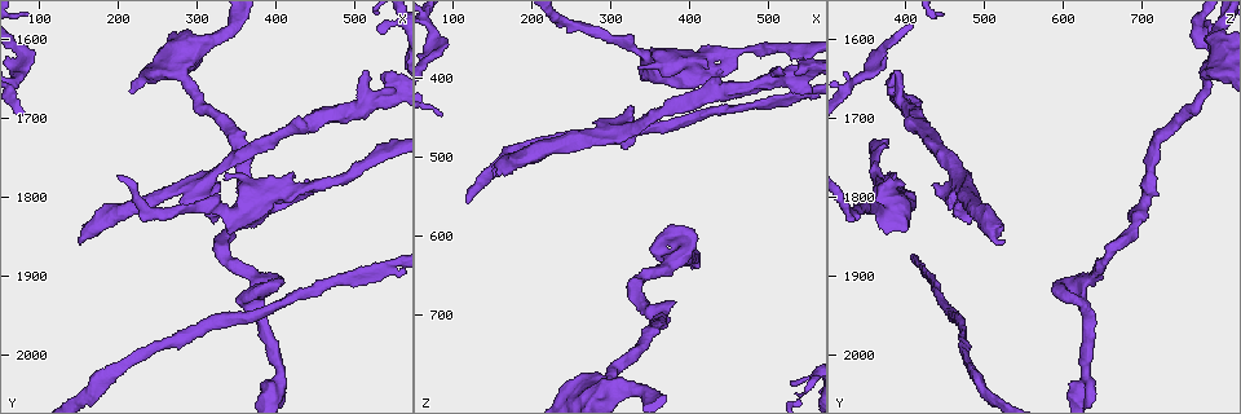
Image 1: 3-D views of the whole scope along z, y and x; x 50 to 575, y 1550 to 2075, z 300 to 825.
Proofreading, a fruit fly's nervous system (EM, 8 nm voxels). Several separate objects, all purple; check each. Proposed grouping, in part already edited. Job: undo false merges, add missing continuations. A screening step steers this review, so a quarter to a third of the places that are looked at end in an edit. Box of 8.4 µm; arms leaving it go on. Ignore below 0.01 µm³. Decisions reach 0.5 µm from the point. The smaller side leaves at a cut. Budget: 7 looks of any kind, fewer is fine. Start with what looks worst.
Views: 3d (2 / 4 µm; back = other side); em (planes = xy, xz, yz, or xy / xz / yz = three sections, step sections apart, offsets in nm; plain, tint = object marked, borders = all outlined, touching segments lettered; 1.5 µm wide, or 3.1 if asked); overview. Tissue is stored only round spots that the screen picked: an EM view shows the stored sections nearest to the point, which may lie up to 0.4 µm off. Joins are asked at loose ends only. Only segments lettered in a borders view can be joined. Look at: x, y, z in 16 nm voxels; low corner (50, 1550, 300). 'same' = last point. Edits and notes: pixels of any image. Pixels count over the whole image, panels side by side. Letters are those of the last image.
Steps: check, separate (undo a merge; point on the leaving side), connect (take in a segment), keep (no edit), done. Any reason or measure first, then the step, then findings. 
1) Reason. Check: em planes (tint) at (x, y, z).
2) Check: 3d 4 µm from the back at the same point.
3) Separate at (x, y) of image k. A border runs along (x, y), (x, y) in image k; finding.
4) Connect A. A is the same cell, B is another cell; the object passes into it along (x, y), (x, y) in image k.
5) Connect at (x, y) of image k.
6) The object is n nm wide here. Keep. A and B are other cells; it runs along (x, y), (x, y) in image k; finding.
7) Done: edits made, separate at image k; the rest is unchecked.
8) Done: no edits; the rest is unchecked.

An open end. Check: em planes (borders) at (340, 1845, 370).

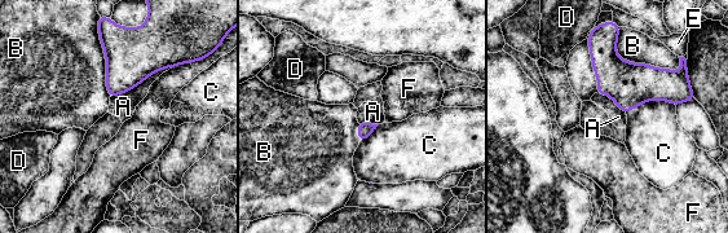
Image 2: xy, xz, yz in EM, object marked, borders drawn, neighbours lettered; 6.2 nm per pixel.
The longest contact is with B, 460 nm. Keep. A, B, C, D, E and F are other cells; none of them fits.

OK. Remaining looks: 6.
Tapers out. Check: 3d 4 µm from the back at (530, 1585, 790).

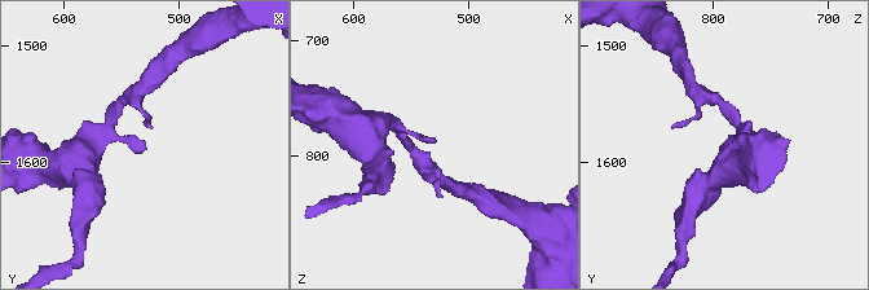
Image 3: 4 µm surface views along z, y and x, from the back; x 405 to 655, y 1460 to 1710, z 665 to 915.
Check: em xy step 4 (tint) at (530, 1590, 788).

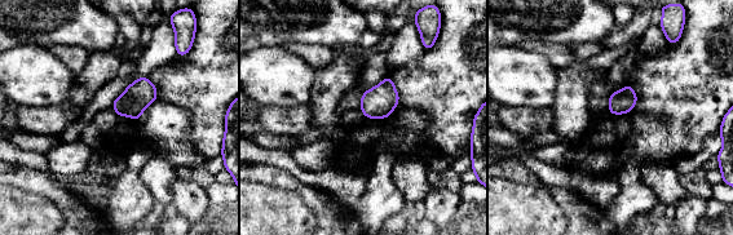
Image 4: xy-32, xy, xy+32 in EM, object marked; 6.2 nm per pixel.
Another direction. Check: em planes (borders) at the same point.

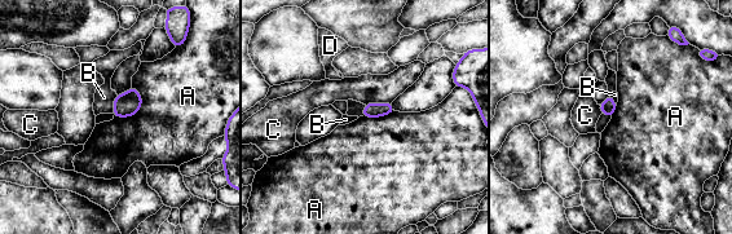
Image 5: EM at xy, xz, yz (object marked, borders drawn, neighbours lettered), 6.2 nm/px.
The longest contact is with A, 220 nm. Keep. A, B, C and D are other cells; a border runs along (136, 88), (140, 109), (114, 115) in image 5; none of them fits.

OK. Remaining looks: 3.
Narrows sharply. Check: em planes (plain) at (475, 1785, 360).

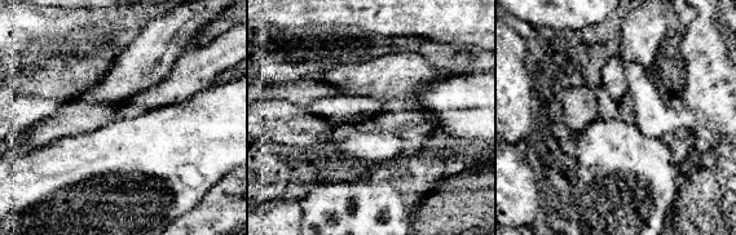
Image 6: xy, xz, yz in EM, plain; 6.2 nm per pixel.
With the object marked. Check: em planes (tint) at the same point.

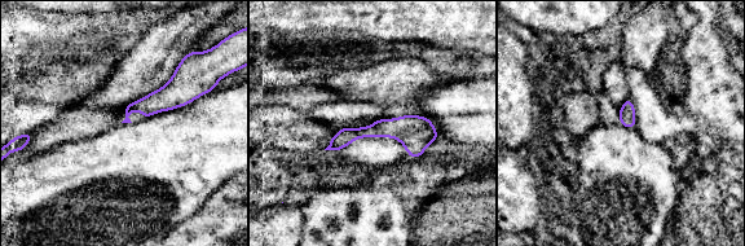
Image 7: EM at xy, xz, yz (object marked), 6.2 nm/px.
See the neighbours. Check: em planes (borders) at the same point.

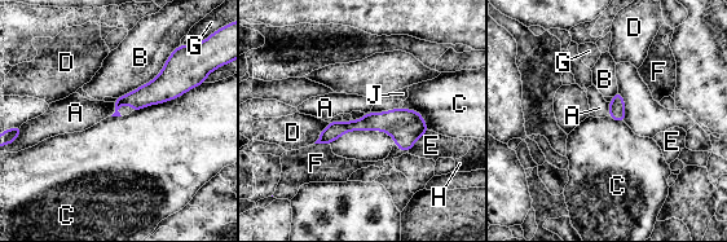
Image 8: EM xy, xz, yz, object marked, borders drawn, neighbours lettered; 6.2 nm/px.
Keep. A, B, C, D, E, F, G, H and J are other cells; a border runs along (197, 86), (176, 97), (133, 111) in image 8; one neuron here.

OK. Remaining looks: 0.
Done: no edits; the rest is unchecked.

